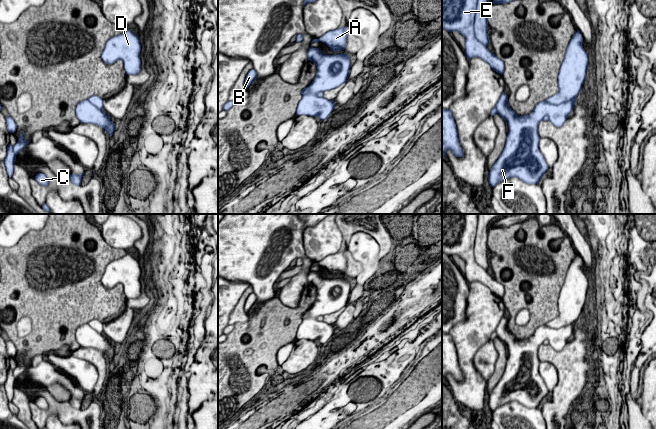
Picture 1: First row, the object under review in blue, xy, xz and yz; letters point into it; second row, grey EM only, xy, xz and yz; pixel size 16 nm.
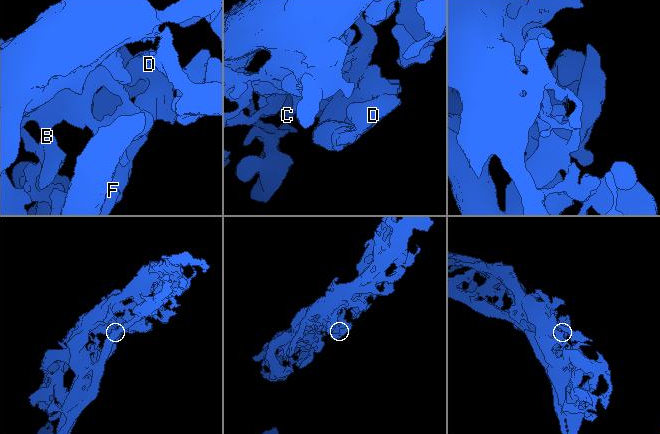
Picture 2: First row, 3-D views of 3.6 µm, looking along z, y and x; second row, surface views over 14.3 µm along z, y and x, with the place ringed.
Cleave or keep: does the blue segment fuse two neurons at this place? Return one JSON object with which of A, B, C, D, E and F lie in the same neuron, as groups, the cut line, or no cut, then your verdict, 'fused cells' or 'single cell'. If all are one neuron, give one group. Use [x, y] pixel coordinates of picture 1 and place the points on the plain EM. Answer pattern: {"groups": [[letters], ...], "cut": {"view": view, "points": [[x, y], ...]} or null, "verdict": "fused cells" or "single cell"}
{"groups": [["A"], ["B", "C", "D", "E", "F"]], "cut": {"view": "xz", "points": [[301, 323], [313, 323], [334, 330]]}, "verdict": "fused cells"}

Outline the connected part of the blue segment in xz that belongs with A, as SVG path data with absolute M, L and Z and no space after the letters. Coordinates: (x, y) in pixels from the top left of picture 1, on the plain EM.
M342 251L336 253L336 276L342 275L346 272L347 258L346 253L348 251Z

